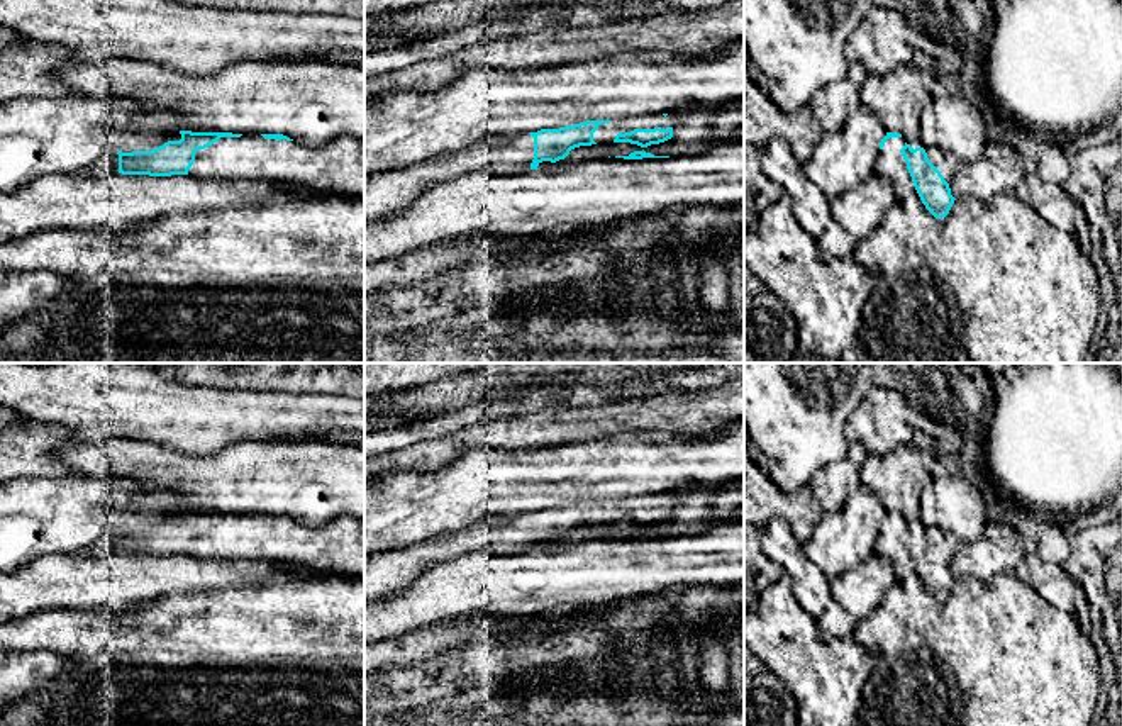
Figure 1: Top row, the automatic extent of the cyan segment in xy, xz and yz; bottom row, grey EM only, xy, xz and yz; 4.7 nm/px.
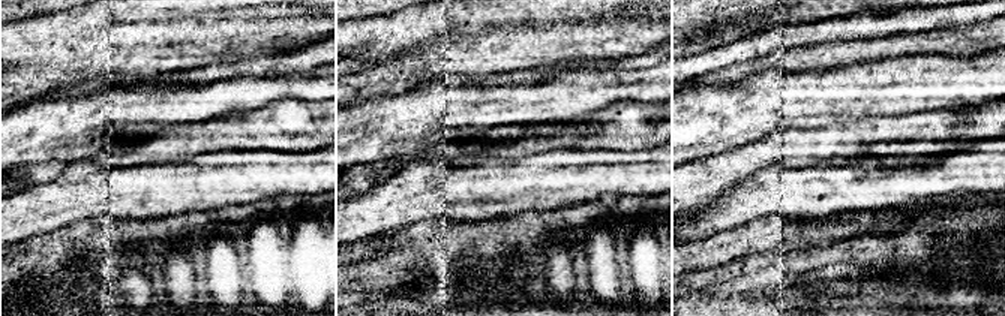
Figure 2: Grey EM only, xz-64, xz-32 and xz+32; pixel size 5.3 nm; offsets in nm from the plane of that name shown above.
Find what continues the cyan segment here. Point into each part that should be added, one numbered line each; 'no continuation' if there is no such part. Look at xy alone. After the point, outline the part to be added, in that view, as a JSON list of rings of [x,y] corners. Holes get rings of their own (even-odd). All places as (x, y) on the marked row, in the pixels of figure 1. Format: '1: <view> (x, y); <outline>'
1: xy (107, 165); [[[107,153],[100,159],[97,159],[85,175],[95,176],[95,178],[108,178],[112,175],[119,173],[119,154],[117,153]]]
2: xy (338, 168); [[[261,134],[220,137],[195,153],[188,176],[297,185],[320,197],[364,198],[364,142],[344,136],[327,146],[307,148]]]

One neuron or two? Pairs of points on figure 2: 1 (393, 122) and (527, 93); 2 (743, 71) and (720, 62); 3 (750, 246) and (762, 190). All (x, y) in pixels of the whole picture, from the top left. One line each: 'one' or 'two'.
1: one
2: two
3: two

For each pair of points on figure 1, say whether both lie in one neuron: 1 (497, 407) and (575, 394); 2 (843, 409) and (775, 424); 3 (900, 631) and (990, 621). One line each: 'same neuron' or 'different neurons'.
1: same neuron
2: same neuron
3: same neuron

